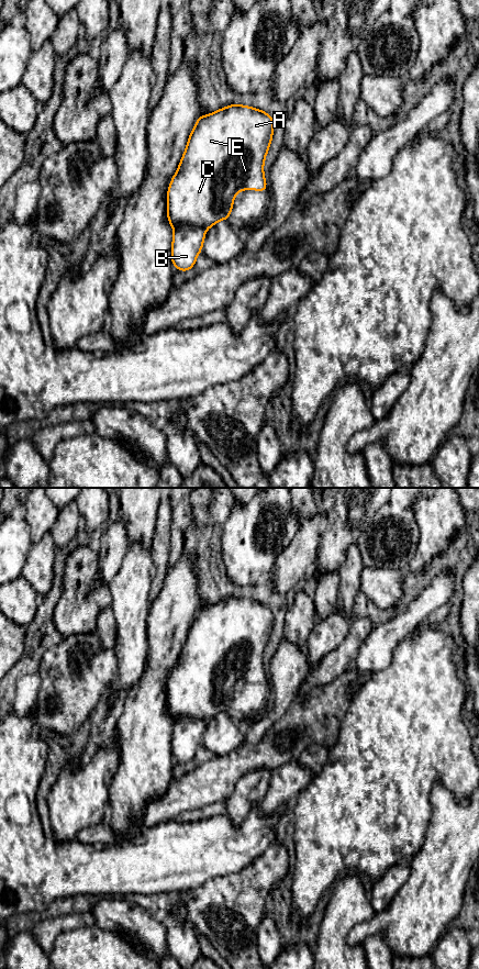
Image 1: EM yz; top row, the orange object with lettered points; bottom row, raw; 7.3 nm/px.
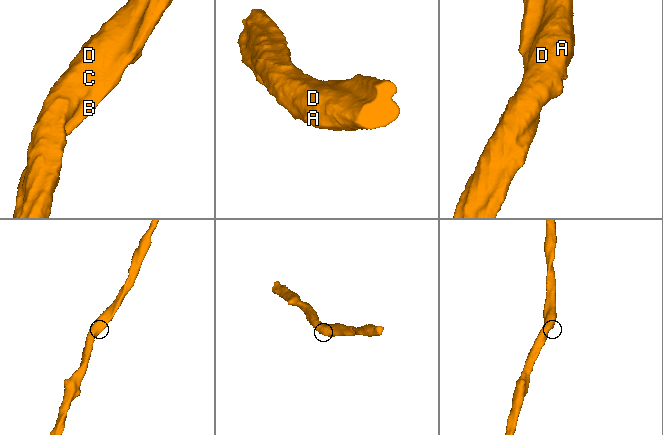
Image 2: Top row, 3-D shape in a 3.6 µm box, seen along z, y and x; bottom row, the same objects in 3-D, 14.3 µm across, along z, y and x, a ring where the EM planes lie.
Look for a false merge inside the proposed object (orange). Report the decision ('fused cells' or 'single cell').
single cell

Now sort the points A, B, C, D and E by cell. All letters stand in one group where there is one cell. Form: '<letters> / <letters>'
A B C D E

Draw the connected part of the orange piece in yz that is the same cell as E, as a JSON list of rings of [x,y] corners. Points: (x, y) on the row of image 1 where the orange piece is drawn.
[[[231,104],[198,118],[167,191],[167,216],[175,231],[171,261],[177,270],[187,271],[194,266],[205,231],[221,220],[227,221],[237,192],[267,190],[264,162],[274,127],[270,114],[241,104]]]

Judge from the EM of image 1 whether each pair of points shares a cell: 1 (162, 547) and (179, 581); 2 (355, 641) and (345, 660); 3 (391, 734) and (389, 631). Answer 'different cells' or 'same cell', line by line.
1: different cells
2: same cell
3: different cells

